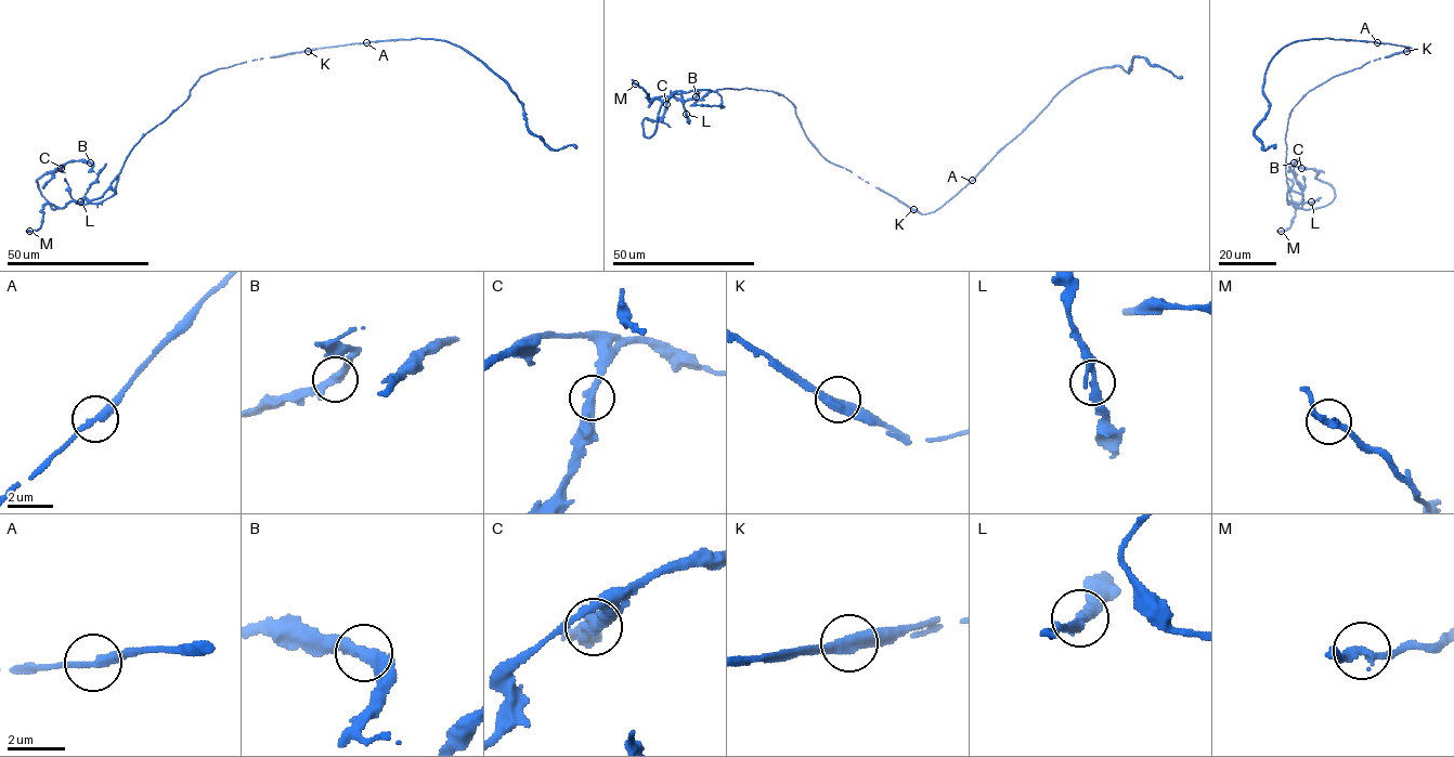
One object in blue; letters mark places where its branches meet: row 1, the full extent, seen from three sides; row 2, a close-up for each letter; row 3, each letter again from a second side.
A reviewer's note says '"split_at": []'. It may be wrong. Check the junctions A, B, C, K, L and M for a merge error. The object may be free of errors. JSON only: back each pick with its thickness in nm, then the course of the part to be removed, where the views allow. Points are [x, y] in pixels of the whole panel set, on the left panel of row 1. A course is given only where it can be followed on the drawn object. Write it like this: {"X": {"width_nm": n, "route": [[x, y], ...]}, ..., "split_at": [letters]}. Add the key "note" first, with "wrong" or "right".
{"note": "wrong", "K": {"width_nm": 400, "route": [[307, 51], [271, 56]]}, "split_at": ["K"]}

